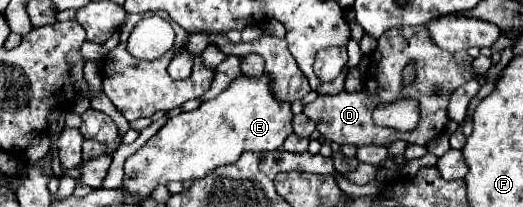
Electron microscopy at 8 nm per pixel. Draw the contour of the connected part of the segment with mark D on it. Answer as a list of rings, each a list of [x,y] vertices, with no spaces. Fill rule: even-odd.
[[[398,27],[386,31],[378,39],[378,47],[370,57],[366,73],[366,83],[364,89],[358,93],[340,93],[340,95],[326,95],[318,97],[314,103],[304,107],[304,115],[310,117],[316,123],[316,129],[324,135],[324,139],[338,143],[338,145],[390,145],[392,141],[406,141],[406,143],[416,143],[416,145],[426,145],[430,139],[438,137],[444,131],[446,123],[446,101],[448,95],[464,85],[466,81],[474,79],[476,73],[472,69],[472,57],[466,51],[450,53],[438,49],[428,33],[426,27]],[[408,61],[416,63],[416,81],[412,85],[402,83],[402,69],[408,65]],[[436,87],[440,93],[436,93]],[[396,99],[416,99],[420,103],[420,123],[414,131],[410,133],[400,133],[394,129],[386,127],[376,127],[372,121],[372,111],[380,103],[390,103]]]

